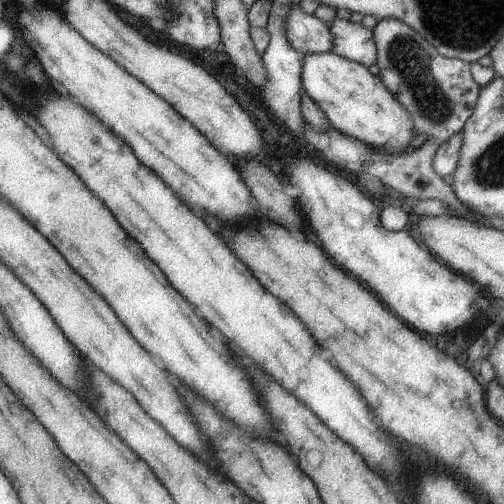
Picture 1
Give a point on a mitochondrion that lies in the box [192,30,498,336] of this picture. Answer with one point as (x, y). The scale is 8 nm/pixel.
(411, 61)

